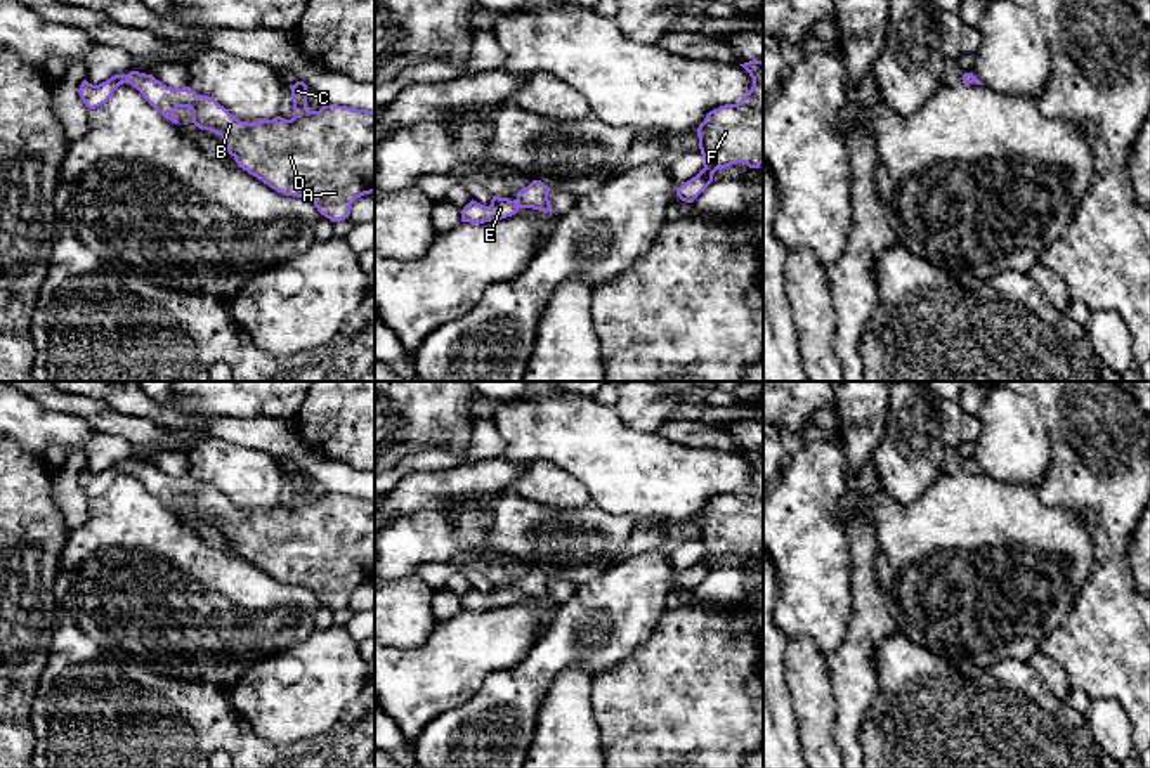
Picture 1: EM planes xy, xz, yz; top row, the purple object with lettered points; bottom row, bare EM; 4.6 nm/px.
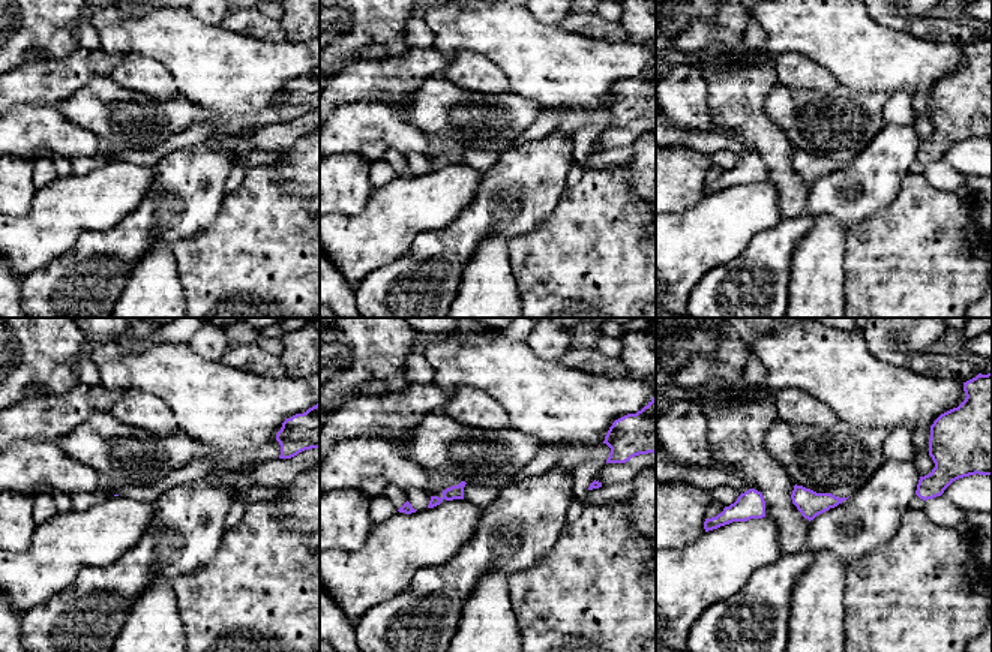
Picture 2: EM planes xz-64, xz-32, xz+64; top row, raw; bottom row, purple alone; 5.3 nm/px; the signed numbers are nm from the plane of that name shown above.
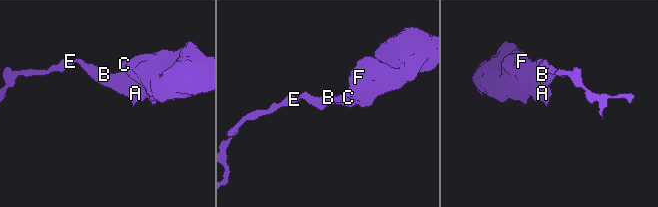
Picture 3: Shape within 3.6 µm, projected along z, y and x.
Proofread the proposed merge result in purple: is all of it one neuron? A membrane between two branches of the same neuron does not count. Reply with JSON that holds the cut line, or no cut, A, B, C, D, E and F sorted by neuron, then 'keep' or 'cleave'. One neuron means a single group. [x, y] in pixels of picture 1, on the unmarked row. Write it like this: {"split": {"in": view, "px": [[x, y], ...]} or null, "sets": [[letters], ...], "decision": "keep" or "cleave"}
{"split": null, "sets": [["A", "B", "C", "D", "E", "F"]], "decision": "keep"}

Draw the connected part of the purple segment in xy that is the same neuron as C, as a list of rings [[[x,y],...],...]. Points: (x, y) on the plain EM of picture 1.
[[[139,459],[114,463],[99,473],[83,468],[78,480],[87,496],[95,498],[106,492],[113,480],[127,470],[175,513],[179,511],[175,498],[189,496],[193,511],[201,518],[220,524],[227,541],[239,556],[281,583],[310,589],[331,610],[349,607],[352,591],[364,583],[375,581],[375,499],[335,492],[326,492],[319,499],[309,499],[307,473],[304,470],[290,473],[293,489],[291,508],[276,504],[252,511],[239,510],[215,487],[198,484],[191,475],[172,477],[153,463]]]

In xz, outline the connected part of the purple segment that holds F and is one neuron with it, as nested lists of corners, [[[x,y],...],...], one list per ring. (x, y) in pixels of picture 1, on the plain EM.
[[[763,449],[741,452],[753,466],[751,478],[737,491],[706,503],[697,517],[704,556],[676,577],[676,584],[692,591],[711,570],[716,558],[744,551],[763,551]]]

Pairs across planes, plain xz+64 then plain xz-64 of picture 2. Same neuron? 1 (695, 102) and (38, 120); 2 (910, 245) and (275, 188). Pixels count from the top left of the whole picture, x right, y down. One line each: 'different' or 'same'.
1: same
2: same

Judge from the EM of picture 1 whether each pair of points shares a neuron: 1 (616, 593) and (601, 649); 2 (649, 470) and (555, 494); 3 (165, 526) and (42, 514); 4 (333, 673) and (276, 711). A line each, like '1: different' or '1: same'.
1: same
2: different
3: different
4: same

